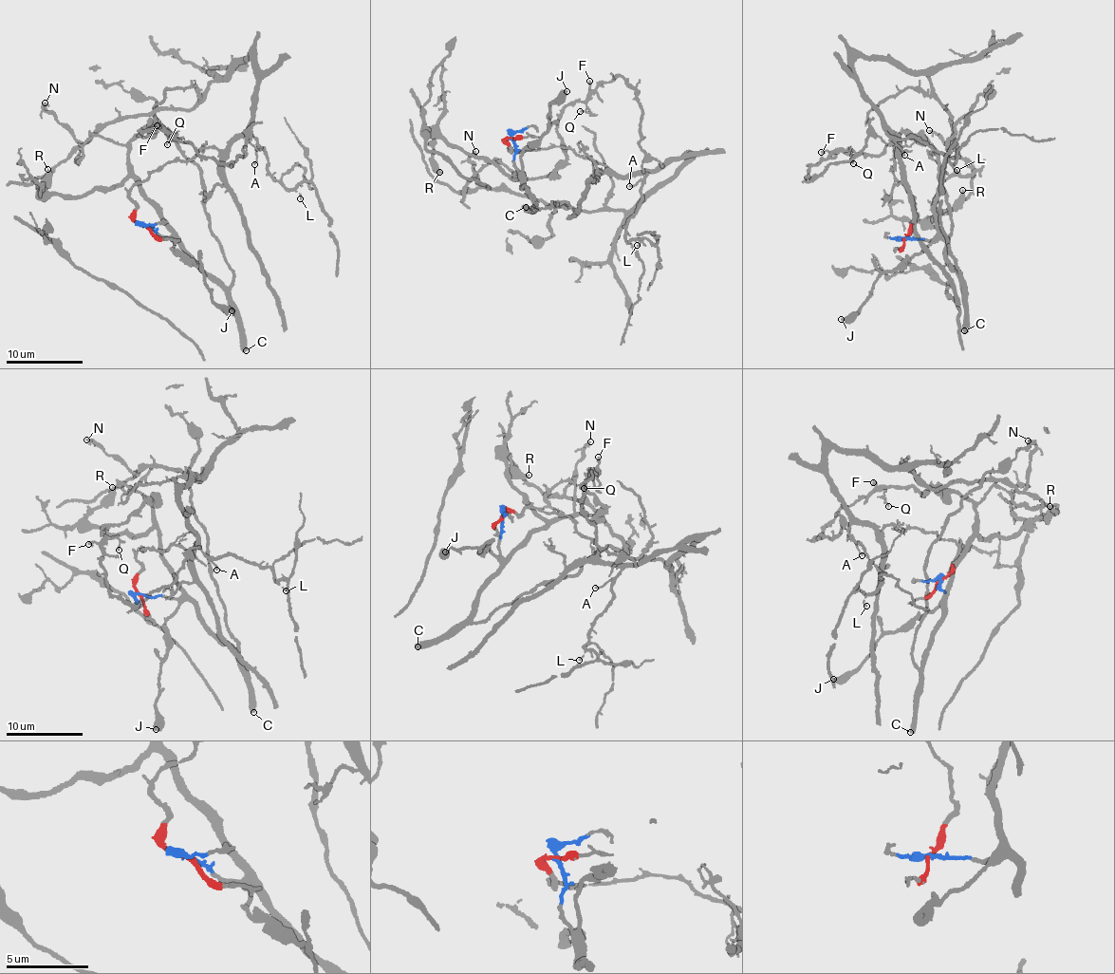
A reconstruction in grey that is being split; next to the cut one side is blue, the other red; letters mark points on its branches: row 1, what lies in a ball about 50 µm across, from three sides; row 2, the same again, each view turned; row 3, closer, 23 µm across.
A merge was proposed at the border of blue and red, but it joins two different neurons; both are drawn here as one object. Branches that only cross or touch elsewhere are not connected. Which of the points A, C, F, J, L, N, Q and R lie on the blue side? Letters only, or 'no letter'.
C, F, J, Q, R

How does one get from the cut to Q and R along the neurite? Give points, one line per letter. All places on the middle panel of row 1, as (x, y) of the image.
Q: (511, 140), (525, 179), (515, 177), (551, 174), (565, 159), (557, 115), (583, 102), (589, 110), (580, 112)
R: (511, 140), (514, 163), (525, 179), (518, 173), (512, 177), (435, 137), (433, 159), (440, 173)

